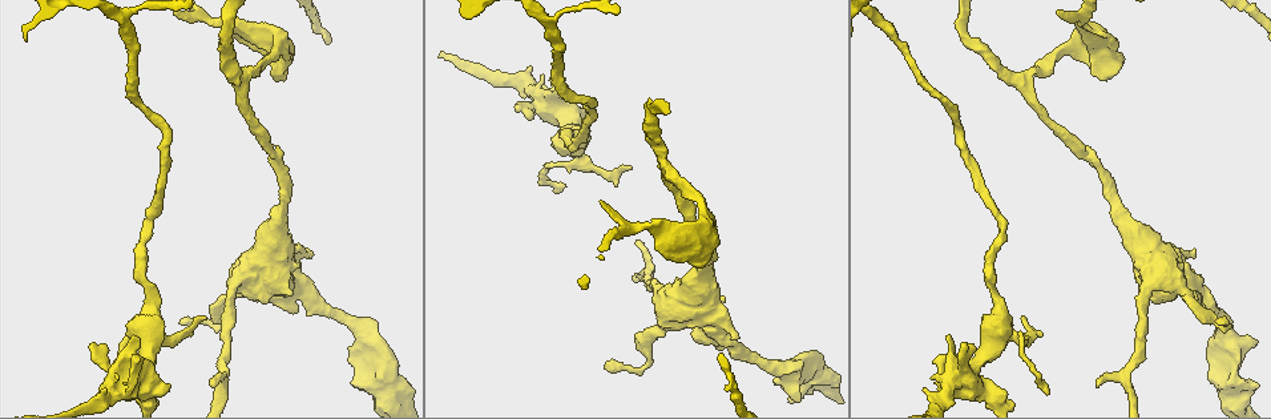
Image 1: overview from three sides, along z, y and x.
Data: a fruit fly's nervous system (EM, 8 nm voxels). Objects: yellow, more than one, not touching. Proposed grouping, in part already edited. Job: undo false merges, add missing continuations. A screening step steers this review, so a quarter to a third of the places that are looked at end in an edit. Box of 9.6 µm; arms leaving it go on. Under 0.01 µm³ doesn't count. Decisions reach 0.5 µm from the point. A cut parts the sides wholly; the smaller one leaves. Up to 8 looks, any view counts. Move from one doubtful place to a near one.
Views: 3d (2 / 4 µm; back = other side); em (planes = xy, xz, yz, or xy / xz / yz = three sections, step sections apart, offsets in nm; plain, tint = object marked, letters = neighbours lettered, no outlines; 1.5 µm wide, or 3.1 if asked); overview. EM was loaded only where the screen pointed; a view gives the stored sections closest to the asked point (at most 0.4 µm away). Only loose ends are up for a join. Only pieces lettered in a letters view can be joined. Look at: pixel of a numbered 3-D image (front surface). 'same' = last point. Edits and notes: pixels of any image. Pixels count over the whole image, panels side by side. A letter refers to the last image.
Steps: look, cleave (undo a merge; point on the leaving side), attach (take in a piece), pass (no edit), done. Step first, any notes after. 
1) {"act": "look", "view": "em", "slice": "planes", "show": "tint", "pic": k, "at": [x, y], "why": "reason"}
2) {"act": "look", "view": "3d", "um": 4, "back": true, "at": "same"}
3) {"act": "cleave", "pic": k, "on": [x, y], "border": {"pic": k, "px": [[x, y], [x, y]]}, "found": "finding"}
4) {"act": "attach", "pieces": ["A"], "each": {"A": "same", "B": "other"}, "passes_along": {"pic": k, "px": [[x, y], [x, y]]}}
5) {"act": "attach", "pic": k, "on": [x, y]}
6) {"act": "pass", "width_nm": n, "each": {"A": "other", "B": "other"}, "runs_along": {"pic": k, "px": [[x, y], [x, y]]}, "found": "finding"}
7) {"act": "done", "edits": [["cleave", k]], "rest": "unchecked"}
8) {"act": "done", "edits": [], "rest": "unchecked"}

{"act": "look", "view": "em", "slice": "planes", "show": "letters", "pic": 1, "at": [205, 18], "why": "sudden change in width"}

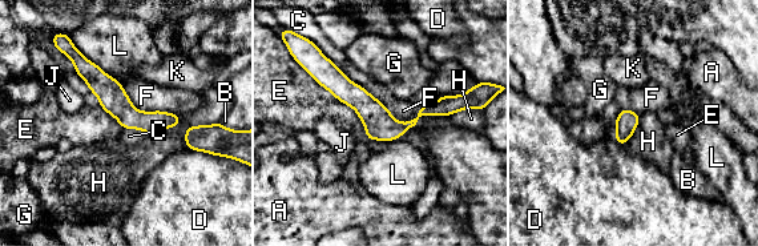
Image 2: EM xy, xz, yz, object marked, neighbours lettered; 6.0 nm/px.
{"act": "pass", "width_nm": 170, "each": {"A": "other", "B": "other", "C": "other", "D": "other", "E": "other", "F": "other", "G": "other", "H": "other", "J": "other", "K": "other", "L": "other"}, "runs_along": {"pic": 2, "px": [[315, 75], [386, 126], [459, 105]]}, "found": "continuous, no second neuron"}

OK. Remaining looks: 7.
{"act": "look", "view": "em", "slice": "yz", "step": 8, "show": "letters", "pic": 1, "at": [274, 77]}

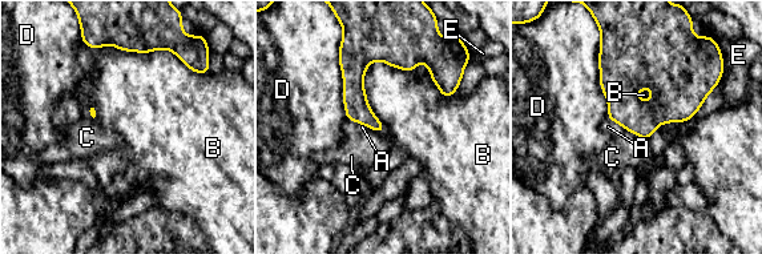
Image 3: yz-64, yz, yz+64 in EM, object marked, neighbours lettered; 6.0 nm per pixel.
{"act": "look", "view": "em", "slice": "planes", "show": "letters", "at": "same"}

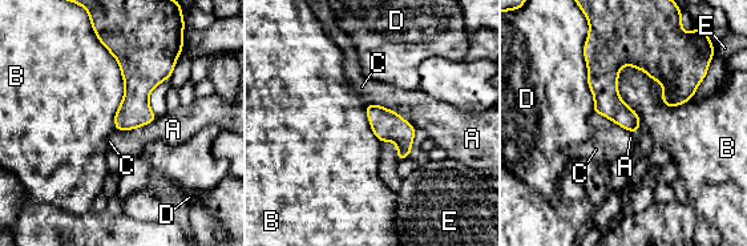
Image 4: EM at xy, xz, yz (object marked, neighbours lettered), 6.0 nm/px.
{"act": "pass", "each": {"A": "other", "B": "other", "C": "other", "D": "other", "E": "other"}, "border": {"pic": 4, "px": [[620, 68], [669, 107], [691, 99]]}, "found": "no lettered piece goes on from it"}

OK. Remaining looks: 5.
{"act": "look", "view": "em", "slice": "planes", "show": "letters", "pic": 1, "at": [516, 110], "why": "branch stops here"}

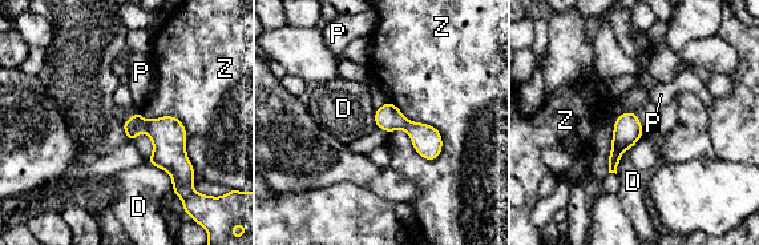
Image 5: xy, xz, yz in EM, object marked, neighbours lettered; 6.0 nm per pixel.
{"act": "pass", "each": {"D": "other", "P": "other", "Z": "other"}, "border": {"pic": 5, "px": [[146, 161], [169, 175], [173, 191]]}, "found": "no lettered piece goes on from it"}

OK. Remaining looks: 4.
{"act": "done", "edits": [], "rest": "unchecked"}

